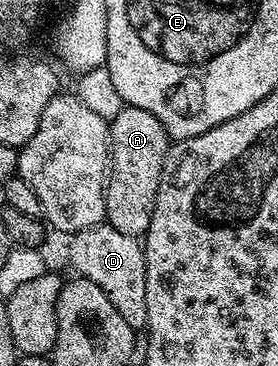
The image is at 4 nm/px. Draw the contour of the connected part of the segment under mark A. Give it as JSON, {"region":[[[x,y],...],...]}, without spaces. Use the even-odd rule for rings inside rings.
{"region":[[[123,106],[121,113],[109,121],[111,133],[111,161],[107,180],[106,222],[117,233],[146,236],[149,221],[153,221],[153,205],[157,197],[163,166],[169,158],[169,136],[165,125],[145,113],[145,109]]]}

